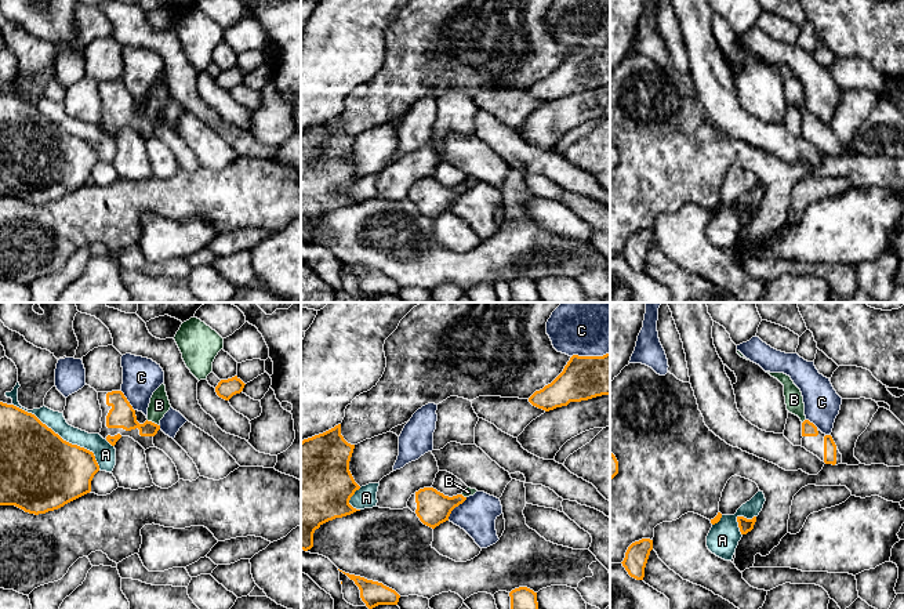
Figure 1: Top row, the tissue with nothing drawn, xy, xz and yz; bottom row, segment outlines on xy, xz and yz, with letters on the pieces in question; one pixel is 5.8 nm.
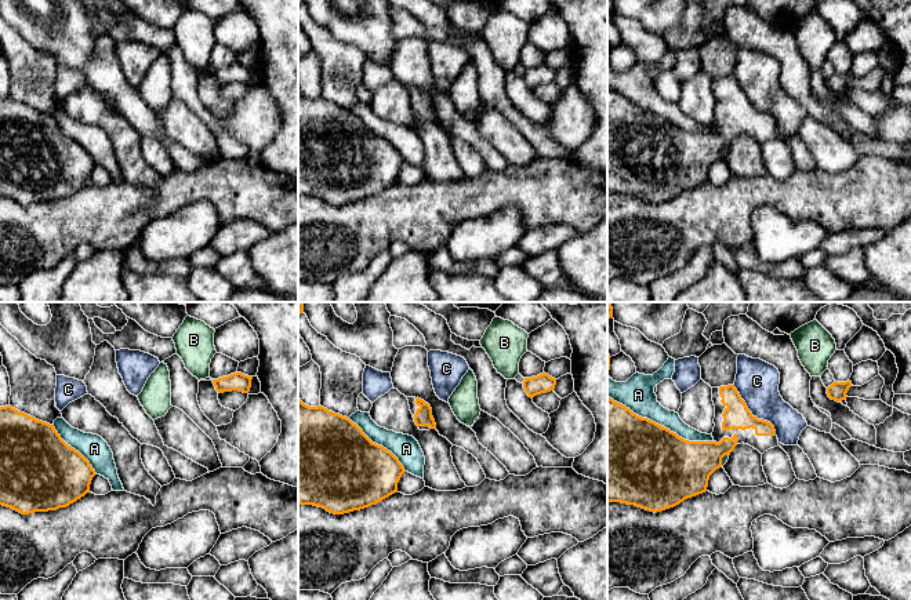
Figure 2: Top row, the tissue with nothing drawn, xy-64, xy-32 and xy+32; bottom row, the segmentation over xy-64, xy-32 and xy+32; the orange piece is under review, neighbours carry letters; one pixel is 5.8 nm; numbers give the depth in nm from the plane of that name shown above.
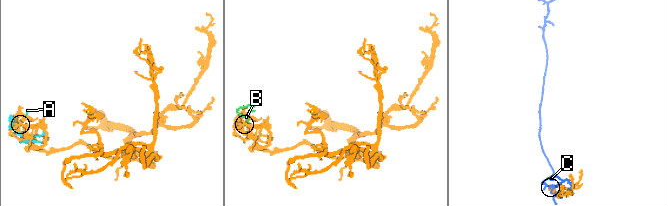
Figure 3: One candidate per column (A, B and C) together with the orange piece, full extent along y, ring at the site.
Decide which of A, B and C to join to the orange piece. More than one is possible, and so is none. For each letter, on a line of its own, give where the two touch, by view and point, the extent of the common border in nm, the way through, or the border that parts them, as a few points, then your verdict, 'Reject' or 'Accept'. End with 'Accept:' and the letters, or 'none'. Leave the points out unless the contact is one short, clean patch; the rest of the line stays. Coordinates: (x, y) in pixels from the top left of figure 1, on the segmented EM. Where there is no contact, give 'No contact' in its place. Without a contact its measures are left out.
A: Touches orange at xy (60, 437). Shared border 650 nm. Reject
B: Touches orange at xy (153, 423). Shared border 90 nm. Path across: xy (122, 414), (133, 424), (153, 423), (159, 405). Accept
C: Touches orange at xz (454, 507). Shared border 180 nm. Reject
Accept: B

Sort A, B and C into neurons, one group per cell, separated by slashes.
A / B / C

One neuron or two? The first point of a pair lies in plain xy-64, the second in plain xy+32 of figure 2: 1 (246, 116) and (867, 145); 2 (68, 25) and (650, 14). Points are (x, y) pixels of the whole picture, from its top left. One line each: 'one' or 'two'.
1: two
2: one

